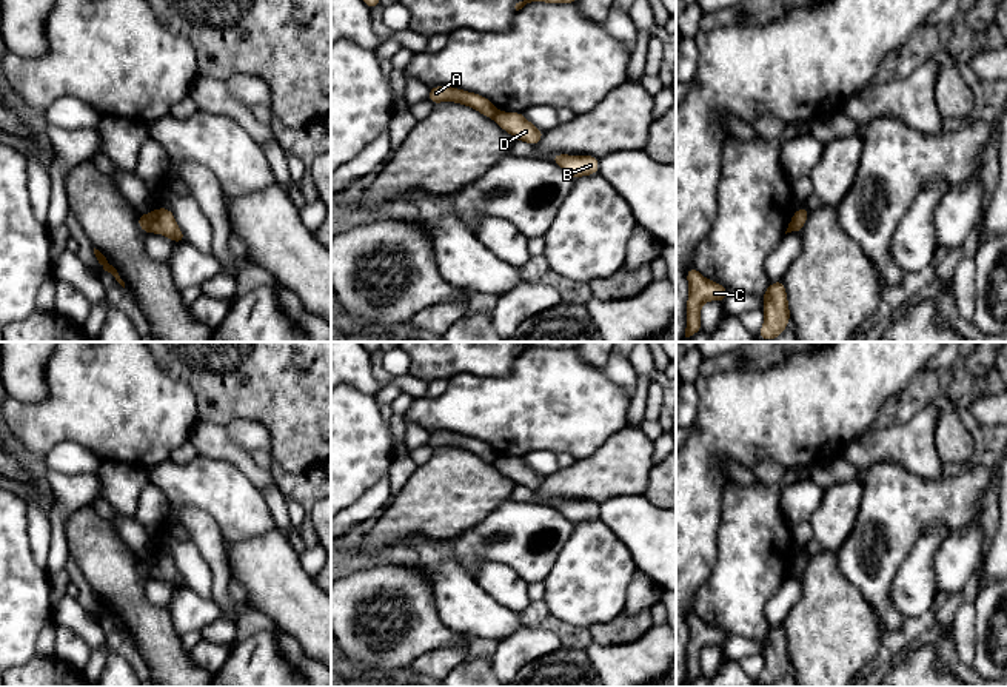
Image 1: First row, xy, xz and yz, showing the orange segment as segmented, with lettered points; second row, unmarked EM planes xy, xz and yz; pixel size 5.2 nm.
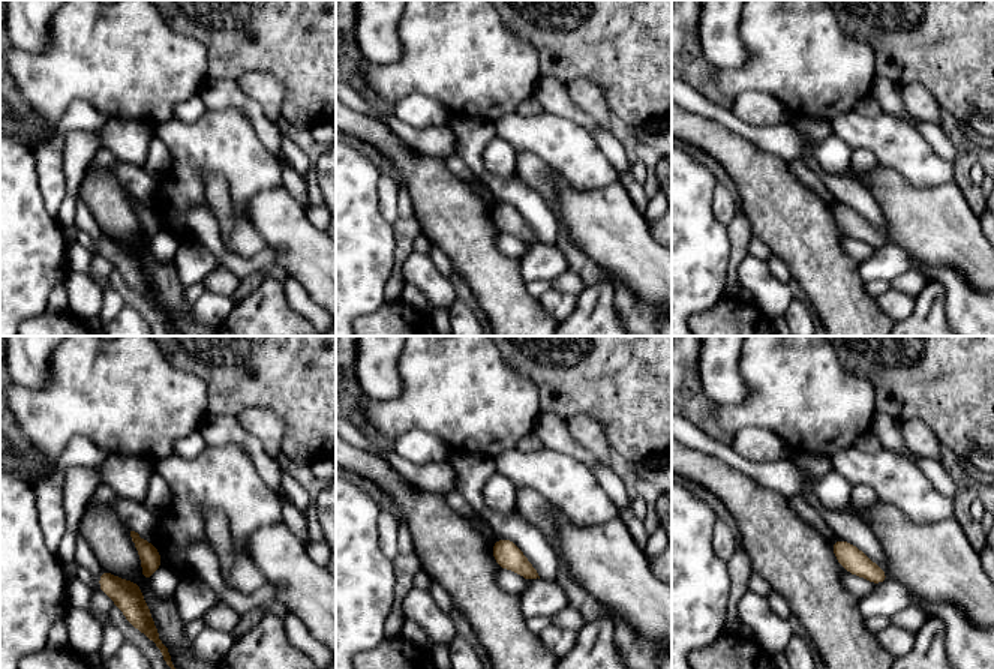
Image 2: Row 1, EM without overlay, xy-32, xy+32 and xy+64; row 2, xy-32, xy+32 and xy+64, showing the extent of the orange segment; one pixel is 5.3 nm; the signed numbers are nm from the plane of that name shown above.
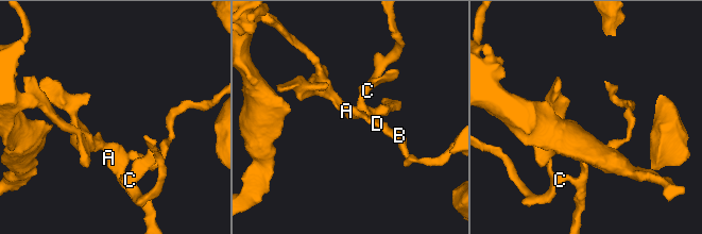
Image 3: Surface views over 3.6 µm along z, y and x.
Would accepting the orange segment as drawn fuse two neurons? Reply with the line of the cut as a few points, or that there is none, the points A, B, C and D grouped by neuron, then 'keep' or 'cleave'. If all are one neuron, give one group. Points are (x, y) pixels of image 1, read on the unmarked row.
cut xy (145, 559), (150, 576); groups A C / B D; cleave

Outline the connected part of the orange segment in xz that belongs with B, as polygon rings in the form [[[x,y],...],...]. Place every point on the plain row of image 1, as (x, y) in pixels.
[[[553,499],[550,505],[559,510],[573,524],[599,519],[599,504],[594,501]]]

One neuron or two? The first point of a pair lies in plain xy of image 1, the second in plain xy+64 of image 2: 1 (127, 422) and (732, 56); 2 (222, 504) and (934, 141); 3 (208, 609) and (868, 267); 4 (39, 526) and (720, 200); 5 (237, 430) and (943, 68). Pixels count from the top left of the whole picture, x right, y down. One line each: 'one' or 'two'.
1: two
2: two
3: one
4: one
5: two

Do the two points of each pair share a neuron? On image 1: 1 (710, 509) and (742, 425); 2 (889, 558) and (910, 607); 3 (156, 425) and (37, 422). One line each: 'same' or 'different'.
1: same
2: different
3: same

